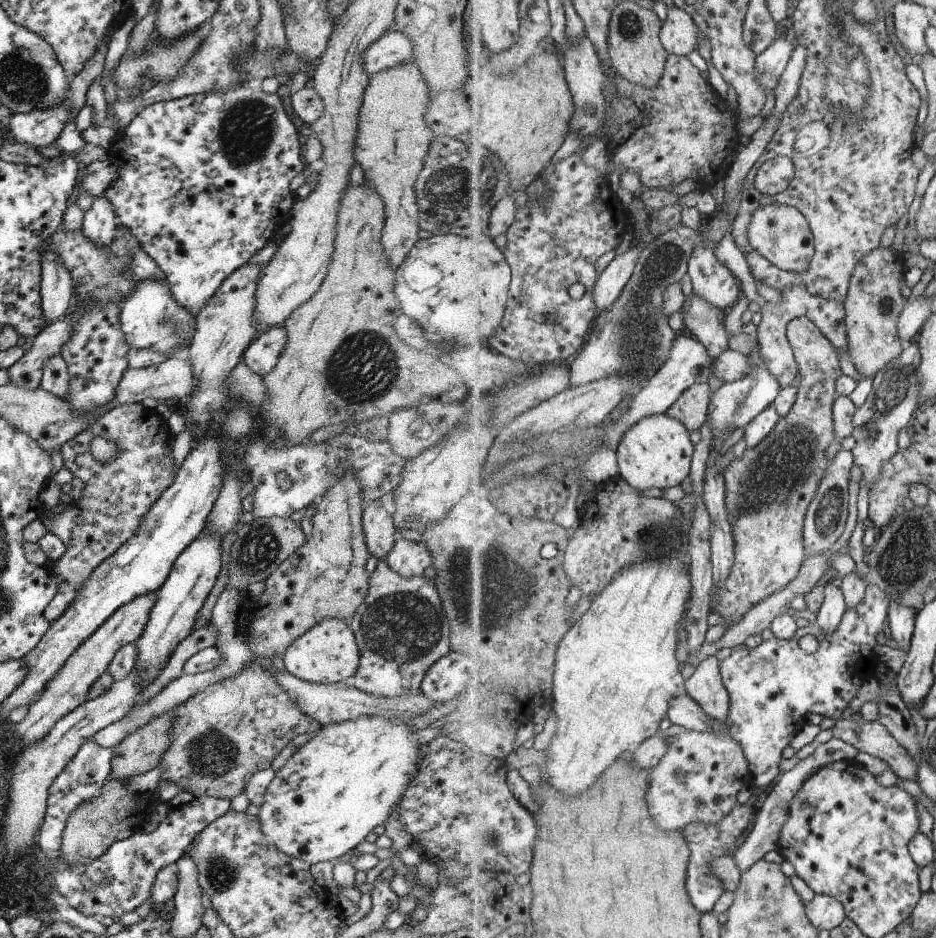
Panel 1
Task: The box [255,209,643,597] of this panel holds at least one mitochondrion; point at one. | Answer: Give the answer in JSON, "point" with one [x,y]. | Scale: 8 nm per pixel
{"point":[363,369]}

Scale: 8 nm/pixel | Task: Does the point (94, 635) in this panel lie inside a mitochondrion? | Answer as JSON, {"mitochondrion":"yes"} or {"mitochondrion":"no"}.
{"mitochondrion":"no"}

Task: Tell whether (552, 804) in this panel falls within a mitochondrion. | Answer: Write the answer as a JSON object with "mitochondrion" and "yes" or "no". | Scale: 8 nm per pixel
{"mitochondrion":"no"}

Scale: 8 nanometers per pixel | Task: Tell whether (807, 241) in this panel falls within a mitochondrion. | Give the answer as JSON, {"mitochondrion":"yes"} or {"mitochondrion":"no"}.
{"mitochondrion":"no"}

